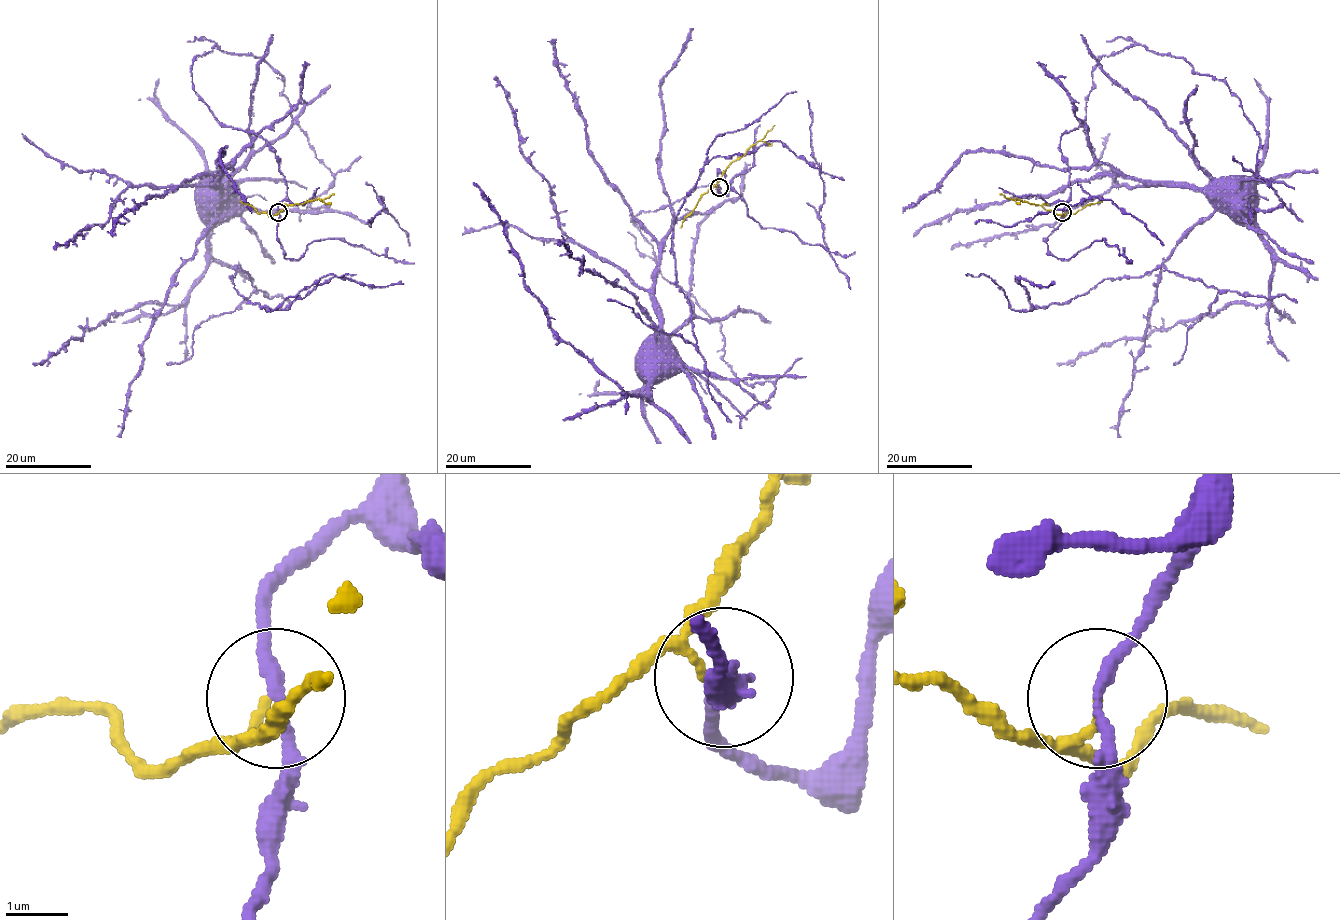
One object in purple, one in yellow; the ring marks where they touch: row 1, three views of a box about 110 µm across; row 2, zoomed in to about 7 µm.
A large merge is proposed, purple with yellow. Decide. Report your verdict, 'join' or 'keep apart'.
keep apart

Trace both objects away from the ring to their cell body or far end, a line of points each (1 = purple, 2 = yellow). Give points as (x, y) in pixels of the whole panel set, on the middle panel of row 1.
1: (719, 188), (727, 196), (699, 186), (632, 223), (721, 324), (738, 378), (775, 390), (754, 405), (654, 344)
2: (719, 188), (716, 182), (724, 170), (775, 125)

